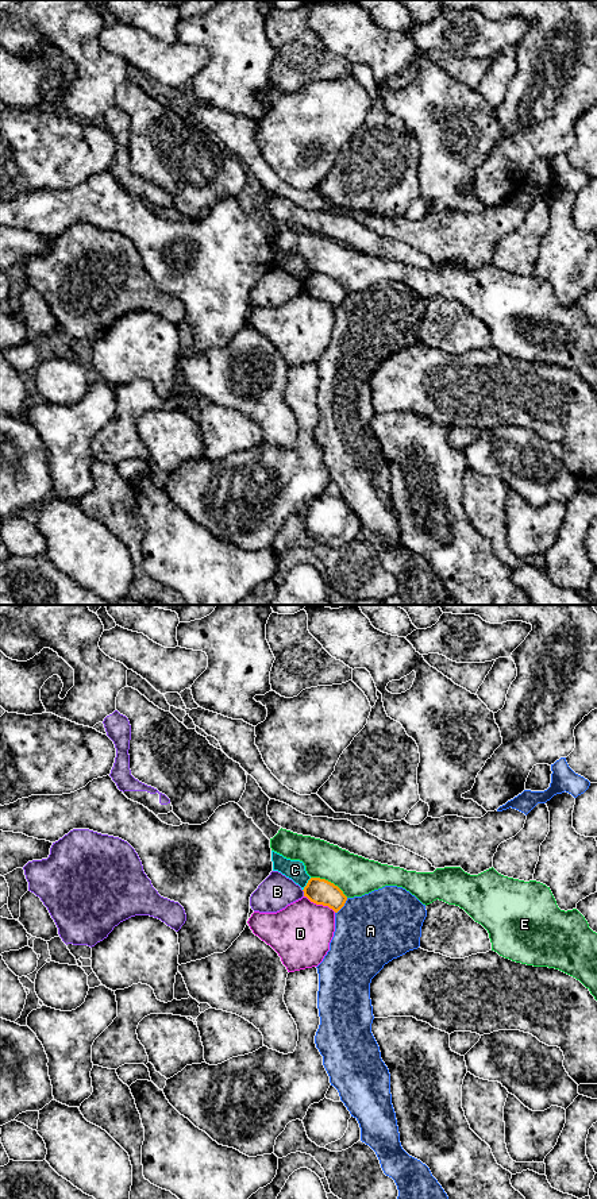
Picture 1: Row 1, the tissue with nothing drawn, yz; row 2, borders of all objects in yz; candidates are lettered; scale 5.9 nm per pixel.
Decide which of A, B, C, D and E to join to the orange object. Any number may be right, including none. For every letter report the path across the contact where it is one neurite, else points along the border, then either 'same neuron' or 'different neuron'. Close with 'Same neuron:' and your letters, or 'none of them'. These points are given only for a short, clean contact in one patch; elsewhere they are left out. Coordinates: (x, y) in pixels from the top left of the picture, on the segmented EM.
A: different neuron
B: different neuron
C: along yz (311, 878), (303, 890) | different neuron
D: different neuron
E: different neuron
Same neuron: none of them

